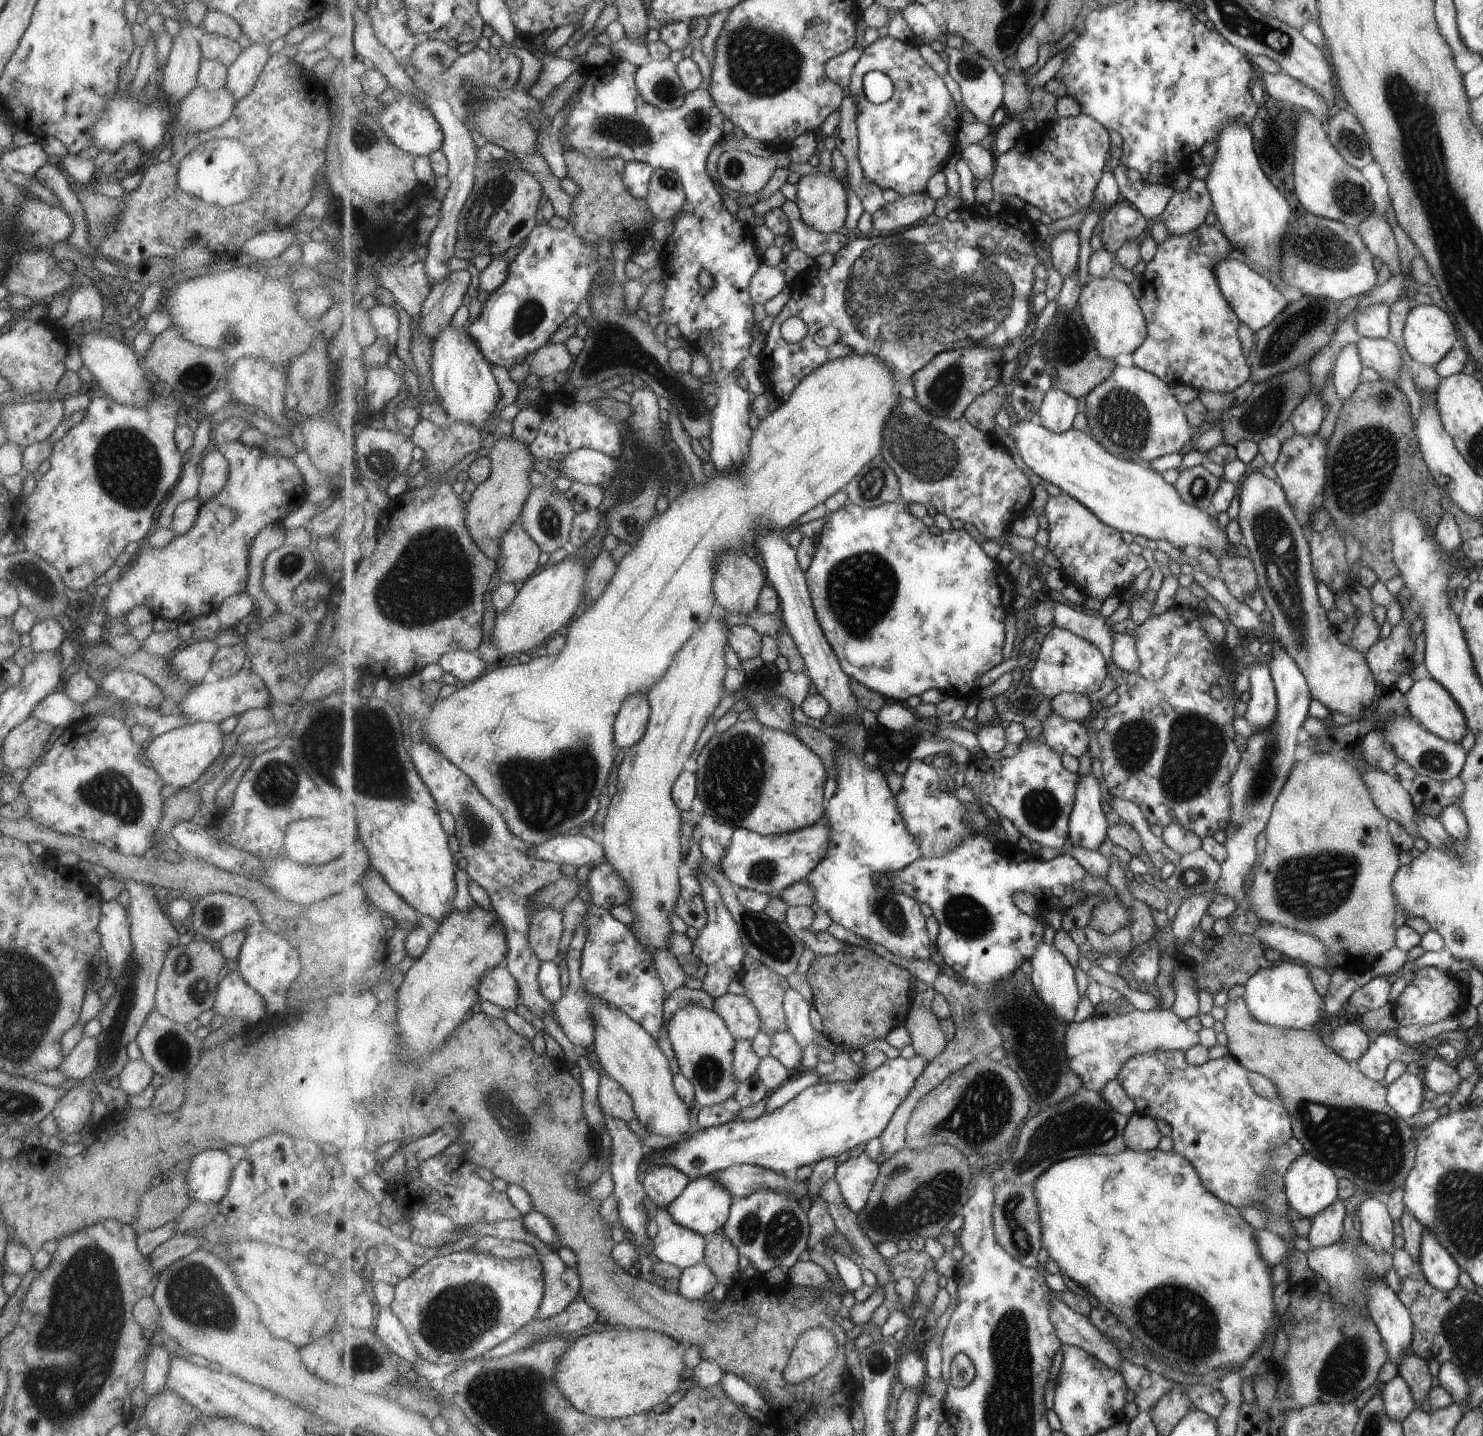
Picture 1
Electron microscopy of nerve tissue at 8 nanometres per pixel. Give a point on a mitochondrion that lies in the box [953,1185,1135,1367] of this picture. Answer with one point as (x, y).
(1020, 1237)

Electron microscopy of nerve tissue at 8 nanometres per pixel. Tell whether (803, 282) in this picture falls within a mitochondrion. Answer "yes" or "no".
no

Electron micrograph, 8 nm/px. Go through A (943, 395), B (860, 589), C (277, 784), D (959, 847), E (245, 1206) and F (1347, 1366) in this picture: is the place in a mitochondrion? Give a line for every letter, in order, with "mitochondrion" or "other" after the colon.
A: mitochondrion
B: mitochondrion
C: mitochondrion
D: other
E: other
F: mitochondrion

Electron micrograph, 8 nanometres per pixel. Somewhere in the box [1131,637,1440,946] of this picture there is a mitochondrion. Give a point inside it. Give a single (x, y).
(1305, 887)

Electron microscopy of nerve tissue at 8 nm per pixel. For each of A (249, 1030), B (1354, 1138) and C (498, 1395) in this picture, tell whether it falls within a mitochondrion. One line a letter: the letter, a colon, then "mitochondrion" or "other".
A: other
B: mitochondrion
C: mitochondrion

